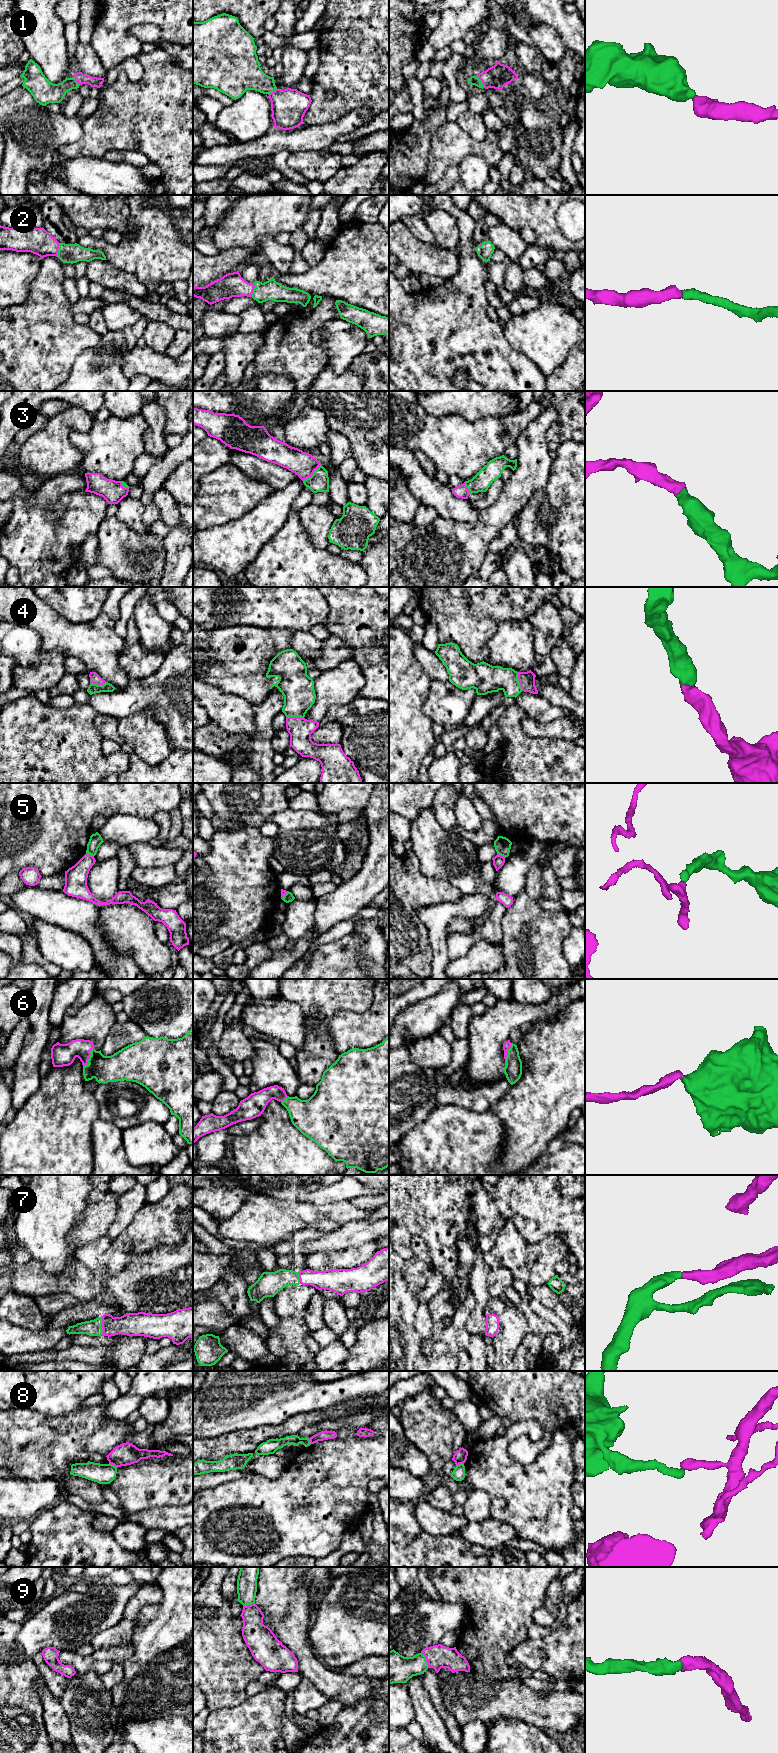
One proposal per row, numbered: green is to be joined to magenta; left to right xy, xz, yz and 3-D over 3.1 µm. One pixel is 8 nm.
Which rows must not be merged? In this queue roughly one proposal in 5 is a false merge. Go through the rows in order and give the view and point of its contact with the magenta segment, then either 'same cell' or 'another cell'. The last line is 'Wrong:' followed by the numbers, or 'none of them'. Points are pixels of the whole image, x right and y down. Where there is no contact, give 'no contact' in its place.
1: meets magenta in yz at (481, 81); same cell
2: meets magenta in xy at (58, 249); same cell
3: meets magenta in xz at (312, 474); same cell
4: meets magenta in yz at (519, 681); same cell
5: meets magenta in xy at (89, 854); another cell
6: meets magenta in yz at (507, 1055); same cell
7: meets magenta in xy at (101, 1326); same cell
8: meets magenta in xy at (113, 1464); another cell
9: meets magenta in yz at (426, 1659); same cell
Wrong: 5, 8

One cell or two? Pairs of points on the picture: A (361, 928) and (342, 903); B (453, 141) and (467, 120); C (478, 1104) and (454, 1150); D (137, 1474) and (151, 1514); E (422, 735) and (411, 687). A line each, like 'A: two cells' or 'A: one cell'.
A: two cells
B: two cells
C: two cells
D: two cells
E: one cell

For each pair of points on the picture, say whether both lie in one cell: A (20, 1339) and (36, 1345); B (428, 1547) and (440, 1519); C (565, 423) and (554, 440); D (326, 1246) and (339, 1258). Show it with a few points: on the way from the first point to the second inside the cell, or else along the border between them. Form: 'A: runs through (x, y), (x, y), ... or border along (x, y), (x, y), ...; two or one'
A: runs through (24, 1341), (32, 1342); one
B: border along (415, 1519), (423, 1530), (431, 1534), (449, 1534); two
C: runs through (563, 427), (555, 436); one
D: border along (353, 1246), (344, 1249), (309, 1253); two

